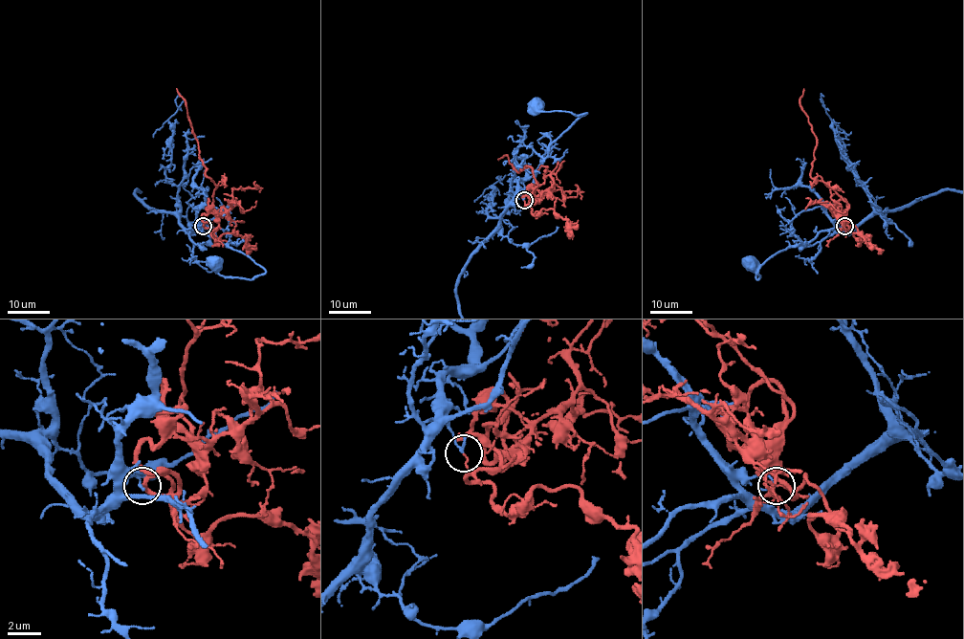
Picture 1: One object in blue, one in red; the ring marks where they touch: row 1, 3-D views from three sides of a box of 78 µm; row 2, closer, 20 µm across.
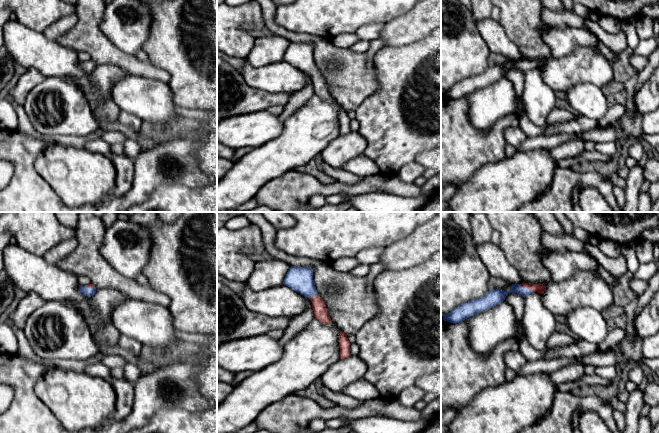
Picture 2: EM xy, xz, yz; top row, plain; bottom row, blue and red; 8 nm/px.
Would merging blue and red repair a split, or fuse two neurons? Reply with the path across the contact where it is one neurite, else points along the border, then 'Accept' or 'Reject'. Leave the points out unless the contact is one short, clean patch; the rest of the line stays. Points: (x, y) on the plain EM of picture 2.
Boundary: yz (519, 60), (533, 67). Reject

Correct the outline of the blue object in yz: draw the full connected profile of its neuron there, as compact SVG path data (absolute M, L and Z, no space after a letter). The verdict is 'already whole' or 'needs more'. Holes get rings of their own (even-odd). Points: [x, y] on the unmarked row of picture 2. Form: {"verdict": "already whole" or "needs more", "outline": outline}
{"verdict": "already whole", "outline": "M512 60L510 67L502 65L489 66L483 73L455 83L451 88L444 91L443 96L453 100L461 99L468 93L474 92L502 79L505 76L505 73L510 69L517 69L525 73L533 69L533 67L520 60Z"}

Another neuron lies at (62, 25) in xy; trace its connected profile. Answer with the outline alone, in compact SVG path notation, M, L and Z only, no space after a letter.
M75 13L64 16L55 21L44 32L45 37L52 41L56 41L62 34L70 30L77 23L77 15Z

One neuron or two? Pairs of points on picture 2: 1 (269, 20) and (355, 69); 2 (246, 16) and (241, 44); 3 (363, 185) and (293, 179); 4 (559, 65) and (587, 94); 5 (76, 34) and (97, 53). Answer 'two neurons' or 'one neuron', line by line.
1: one neuron
2: one neuron
3: one neuron
4: two neurons
5: one neuron

